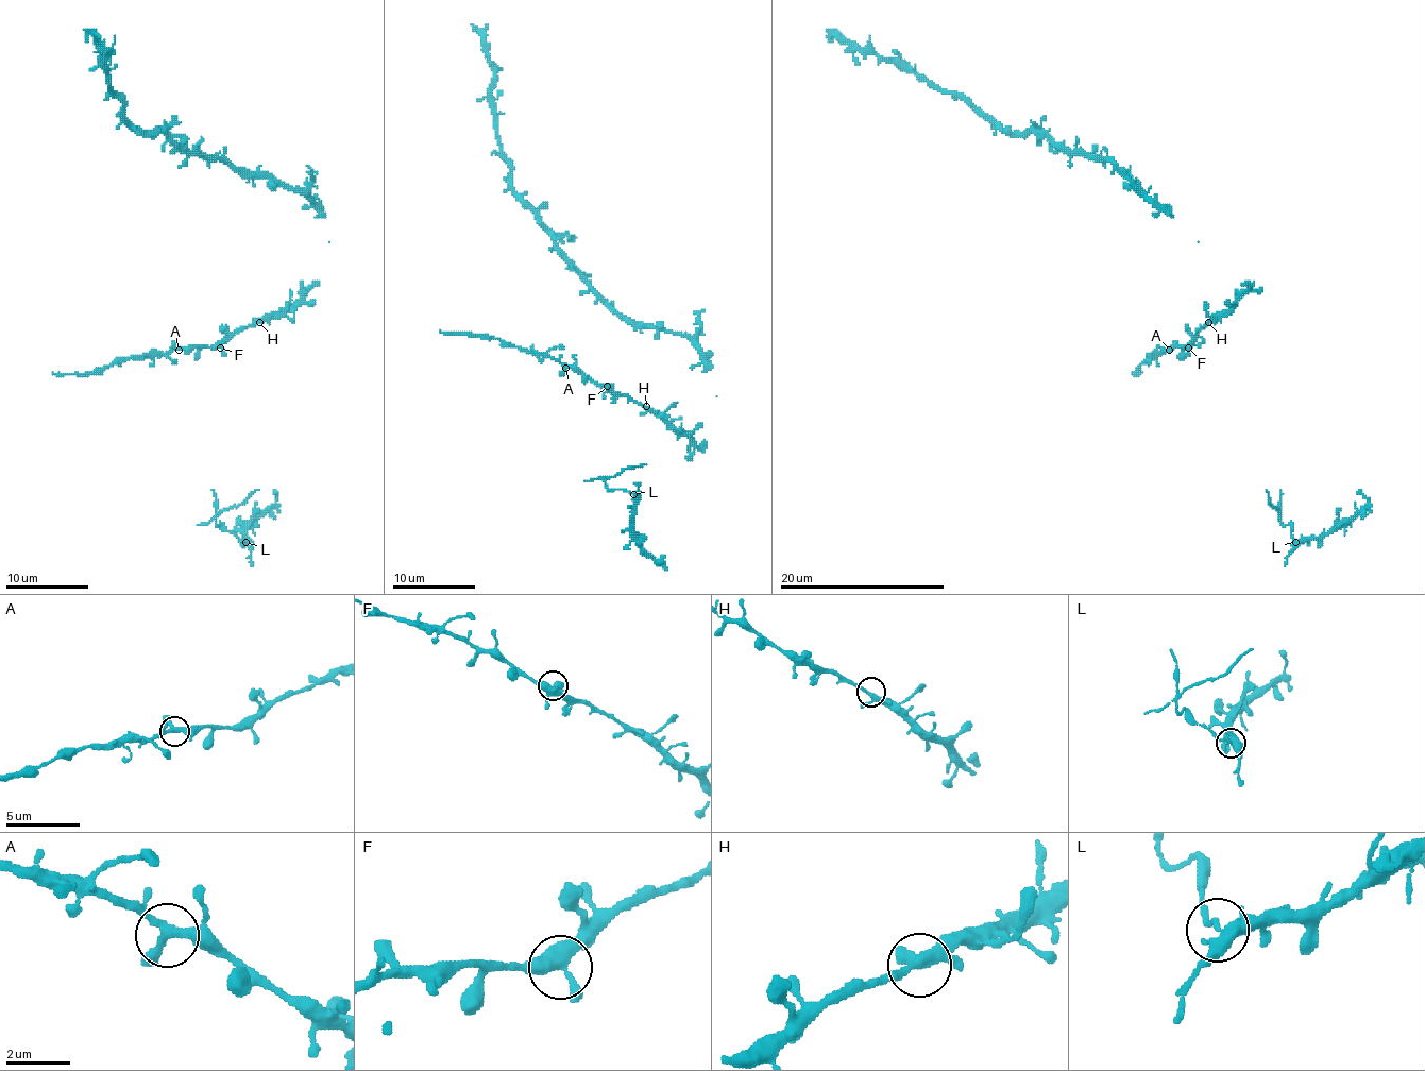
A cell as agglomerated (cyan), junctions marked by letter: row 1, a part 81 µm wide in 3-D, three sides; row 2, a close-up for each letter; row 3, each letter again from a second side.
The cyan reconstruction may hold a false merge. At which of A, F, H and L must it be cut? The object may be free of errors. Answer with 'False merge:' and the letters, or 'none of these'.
False merge: L

